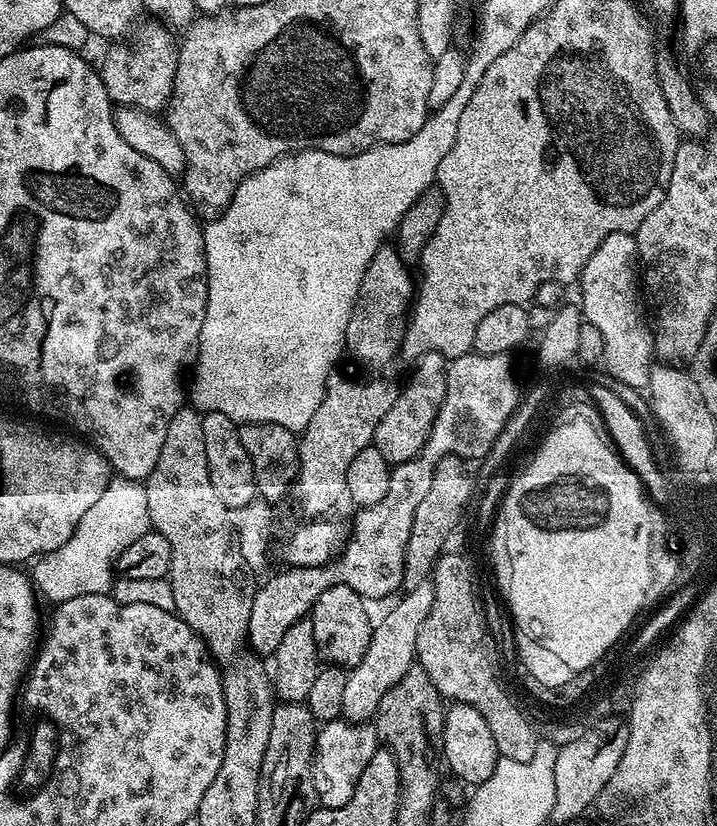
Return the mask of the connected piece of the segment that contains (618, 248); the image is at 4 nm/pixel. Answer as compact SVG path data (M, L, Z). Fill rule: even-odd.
M615 232L607 236L598 250L590 254L590 262L586 262L586 266L580 271L578 287L578 304L585 321L598 326L598 330L602 330L604 335L606 371L618 378L618 382L626 382L626 386L647 389L648 379L657 359L656 337L642 299L642 272L638 267L635 235L630 232Z

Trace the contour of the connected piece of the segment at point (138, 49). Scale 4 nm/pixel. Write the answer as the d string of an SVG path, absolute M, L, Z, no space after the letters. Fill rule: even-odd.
M141 23L131 37L132 45L110 53L98 71L113 105L141 108L156 114L167 109L168 99L172 96L178 44L175 39L172 41L173 33L163 23L152 23Z

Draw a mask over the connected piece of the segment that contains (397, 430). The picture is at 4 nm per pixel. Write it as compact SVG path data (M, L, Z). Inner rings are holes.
M427 352L415 361L412 377L408 385L400 388L400 397L390 406L390 411L382 422L378 422L374 446L382 450L382 458L386 458L389 464L395 466L402 462L410 462L420 455L428 435L432 432L434 418L440 412L440 407L446 394L446 382L448 381L449 357L441 352Z

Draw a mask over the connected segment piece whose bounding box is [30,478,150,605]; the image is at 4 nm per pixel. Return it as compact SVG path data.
M114 478L106 486L106 490L102 490L98 502L94 502L94 506L90 506L90 510L86 510L86 515L82 518L82 522L78 522L74 534L70 534L70 538L66 542L62 542L62 546L58 546L58 550L41 555L31 565L33 568L32 572L30 571L30 579L37 593L43 599L45 596L46 599L52 600L53 605L66 602L70 598L78 598L82 594L105 595L109 591L108 587L111 586L112 580L114 581L116 560L122 554L122 550L126 550L126 546L130 546L135 540L142 538L142 534L146 534L149 530L150 514L146 506L146 490L143 483L138 480Z

